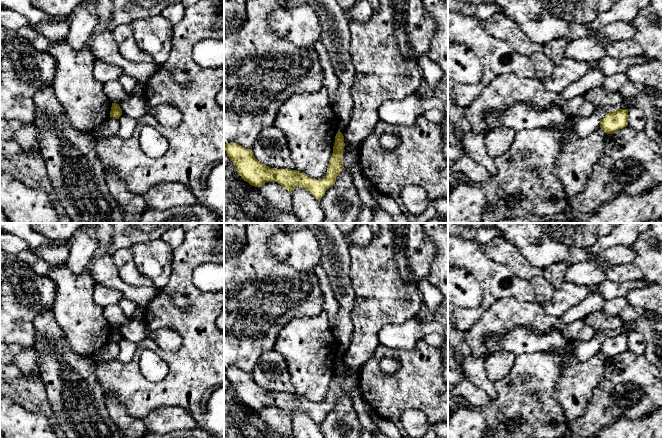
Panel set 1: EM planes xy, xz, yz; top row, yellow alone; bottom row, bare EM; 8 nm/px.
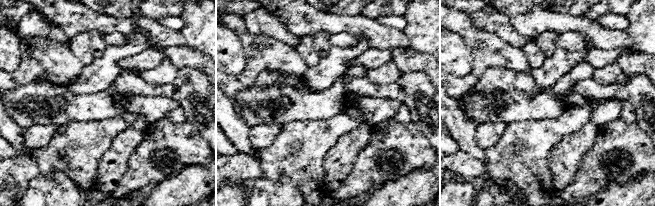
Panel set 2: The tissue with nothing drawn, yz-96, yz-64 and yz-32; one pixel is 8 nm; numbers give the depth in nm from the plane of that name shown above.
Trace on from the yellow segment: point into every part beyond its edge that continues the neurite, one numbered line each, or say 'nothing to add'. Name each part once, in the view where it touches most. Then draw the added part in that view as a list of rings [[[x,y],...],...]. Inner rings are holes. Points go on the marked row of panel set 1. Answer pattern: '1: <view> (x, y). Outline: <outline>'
nothing to add

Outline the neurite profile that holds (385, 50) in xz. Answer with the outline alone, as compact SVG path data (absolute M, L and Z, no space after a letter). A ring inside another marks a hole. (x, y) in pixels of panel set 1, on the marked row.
M379 0L379 10L374 11L366 23L351 22L349 28L350 54L355 76L350 90L353 110L349 123L343 128L343 136L344 140L358 147L374 132L379 122L378 110L384 102L401 101L418 91L421 83L418 60L422 55L428 54L437 23L425 9L422 0Z

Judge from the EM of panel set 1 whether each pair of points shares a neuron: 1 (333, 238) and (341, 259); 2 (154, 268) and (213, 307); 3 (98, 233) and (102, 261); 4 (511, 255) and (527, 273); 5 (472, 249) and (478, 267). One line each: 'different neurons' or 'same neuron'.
1: same neuron
2: different neurons
3: same neuron
4: same neuron
5: same neuron

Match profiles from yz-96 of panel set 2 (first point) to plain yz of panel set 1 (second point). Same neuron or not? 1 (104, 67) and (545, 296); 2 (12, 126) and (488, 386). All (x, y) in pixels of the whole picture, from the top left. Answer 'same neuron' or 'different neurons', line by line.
1: different neurons
2: same neuron

